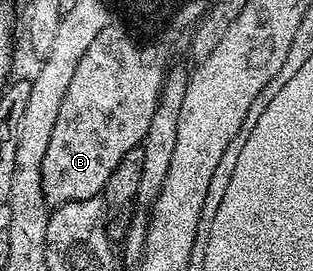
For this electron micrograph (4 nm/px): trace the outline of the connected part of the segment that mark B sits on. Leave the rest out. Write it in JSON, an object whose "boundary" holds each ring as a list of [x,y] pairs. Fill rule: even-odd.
{"boundary":[[[106,31],[91,47],[89,55],[80,57],[80,65],[76,65],[68,93],[64,93],[64,101],[60,104],[48,153],[44,153],[42,188],[47,204],[59,207],[72,201],[97,199],[105,192],[108,177],[112,177],[112,169],[120,165],[124,153],[132,153],[132,149],[141,147],[145,140],[158,103],[162,79],[167,73],[167,63],[168,59],[158,51],[138,51],[119,31]]]}

